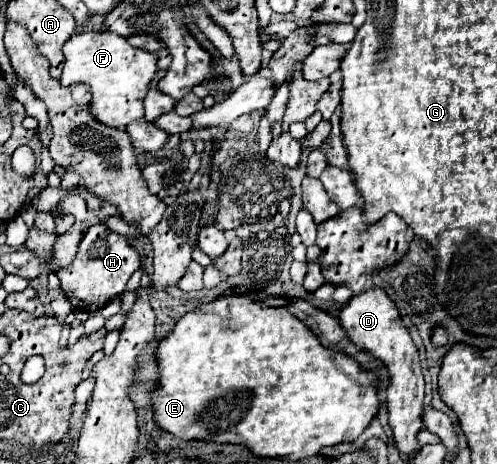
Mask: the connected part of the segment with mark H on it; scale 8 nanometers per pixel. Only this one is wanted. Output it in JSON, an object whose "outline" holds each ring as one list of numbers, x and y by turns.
{"outline":[[94,224,88,228,80,242,80,250,72,266,58,272,62,282,62,290,66,292,68,300,76,310,88,310,94,306,94,312,106,306,110,300,120,296,126,288,130,276,142,266,142,256,136,246,130,242,128,236,120,236,106,228,106,224]]}

